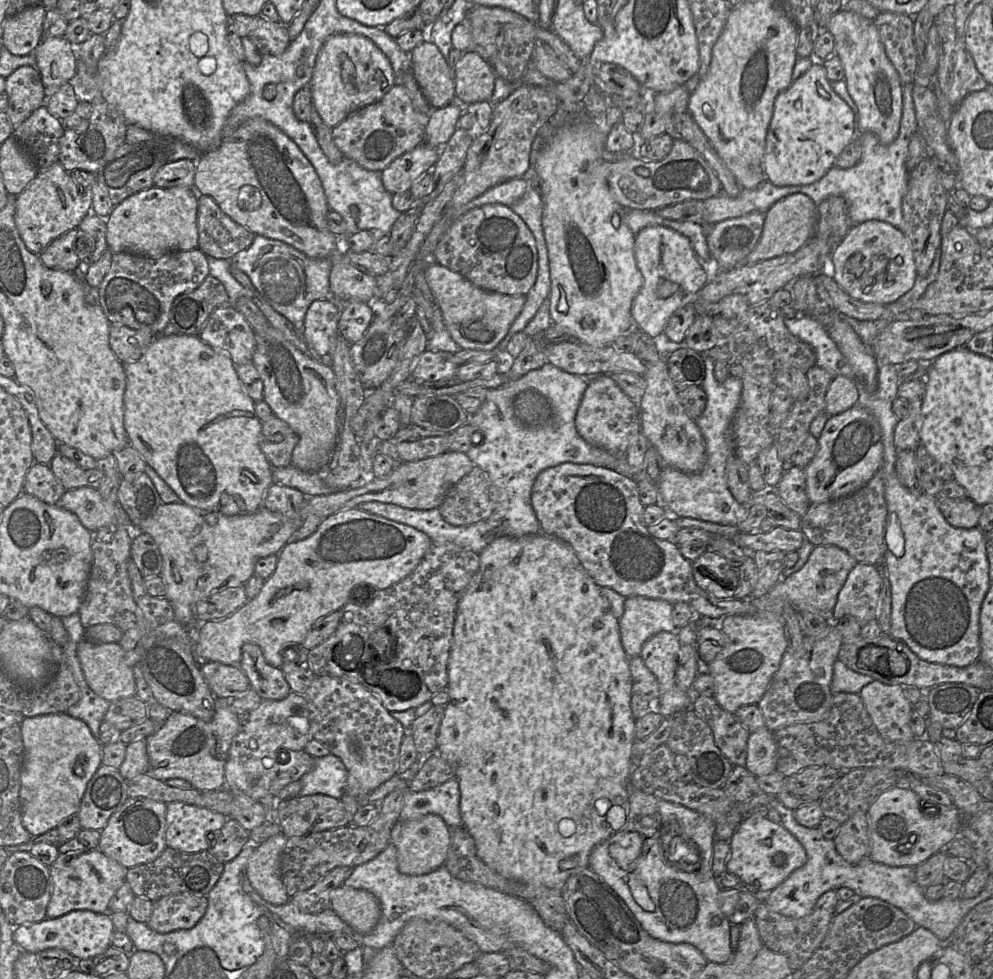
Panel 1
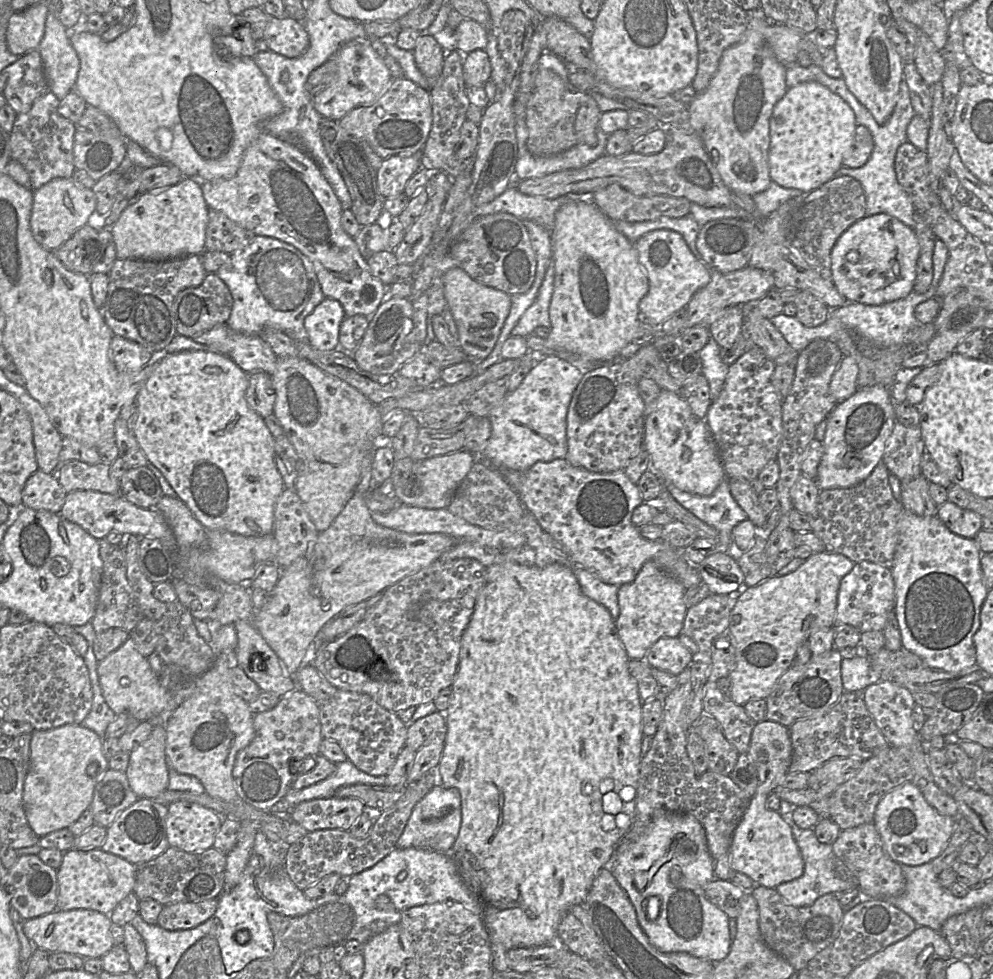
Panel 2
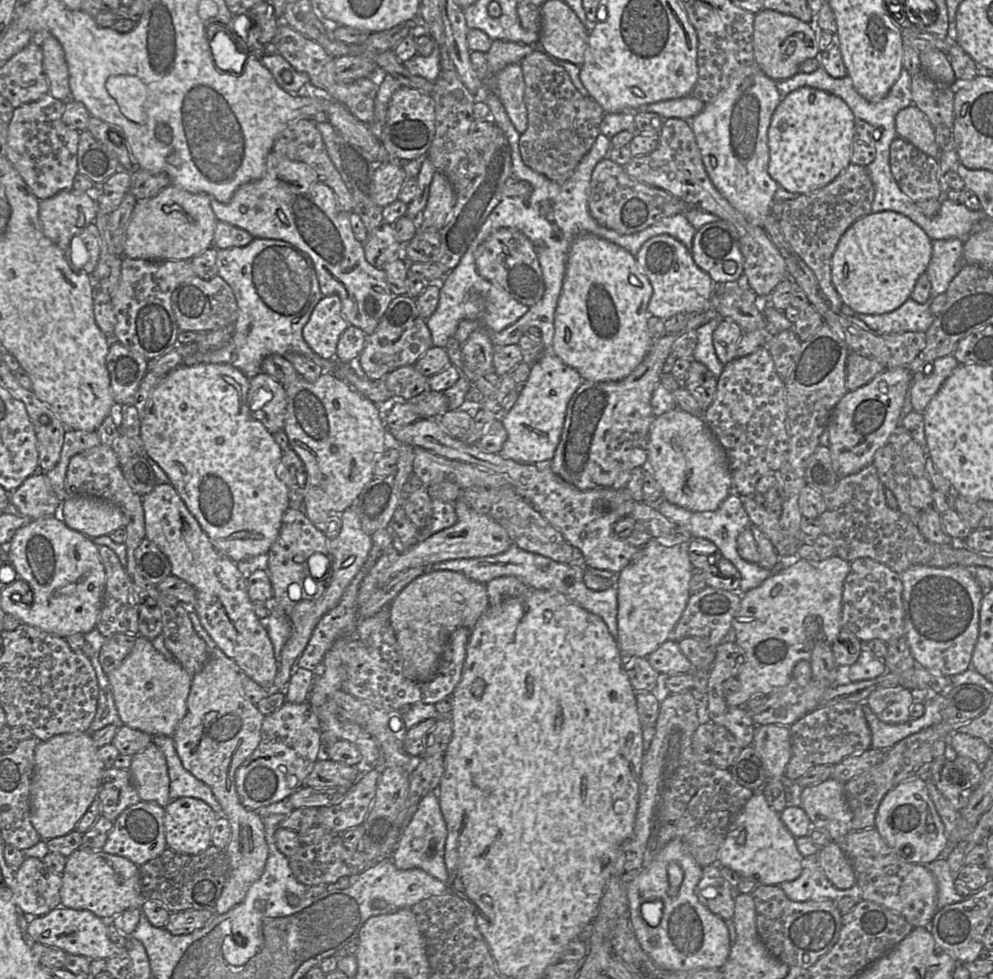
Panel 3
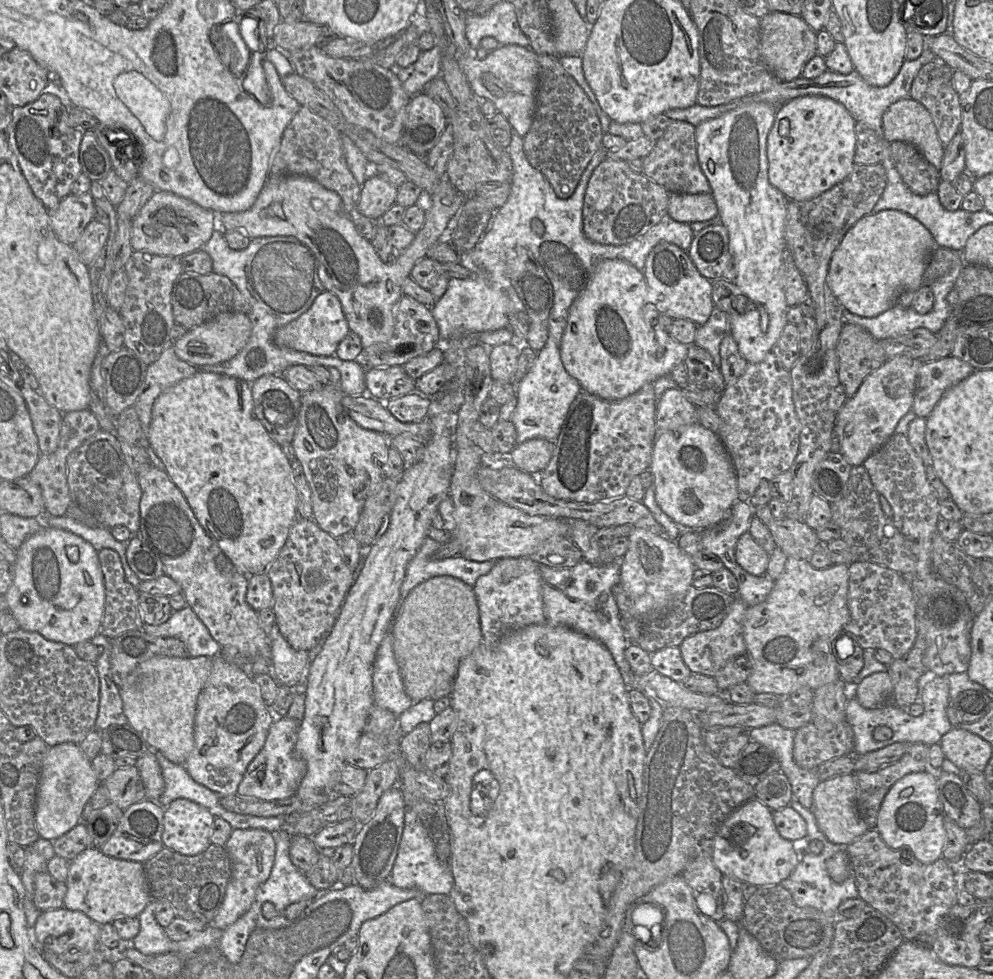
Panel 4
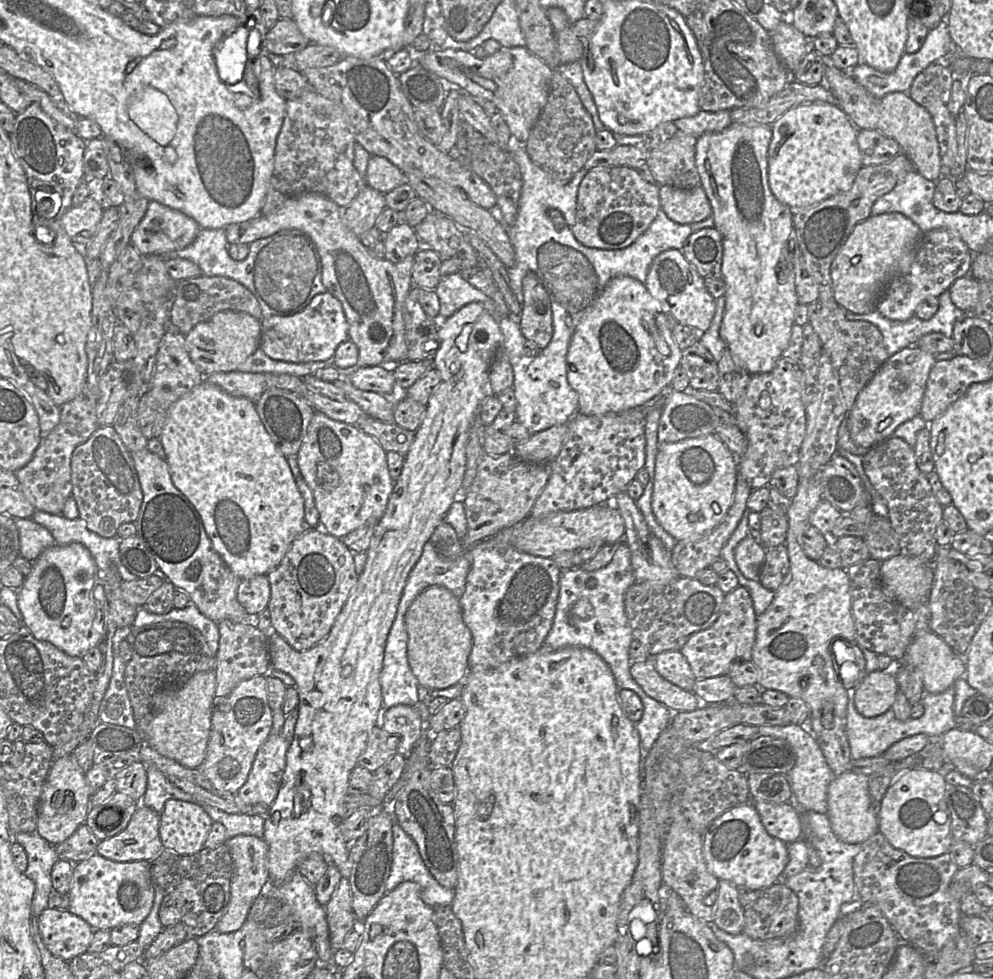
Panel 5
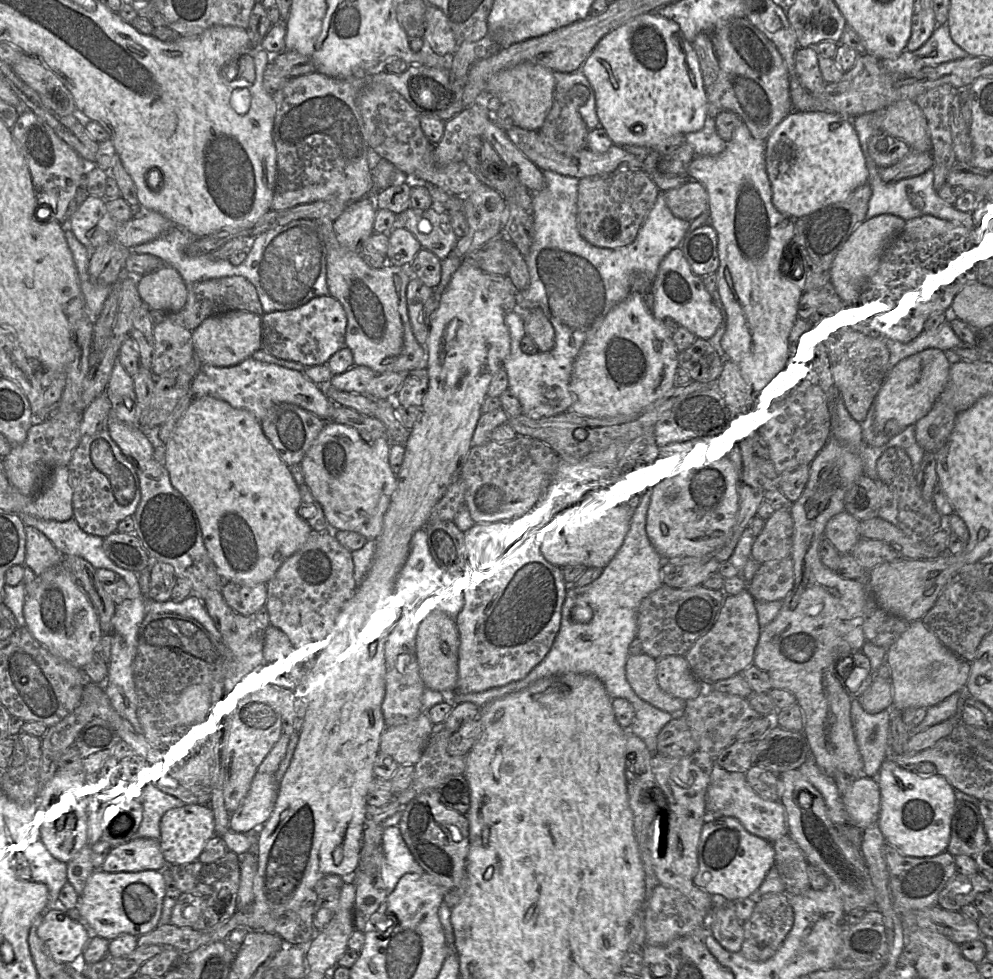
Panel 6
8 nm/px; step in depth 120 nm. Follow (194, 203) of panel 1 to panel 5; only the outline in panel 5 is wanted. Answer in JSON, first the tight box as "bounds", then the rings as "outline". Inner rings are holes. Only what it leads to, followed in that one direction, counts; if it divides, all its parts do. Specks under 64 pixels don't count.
{"bounds":[130,201,199,255],"outline":[[[149,201],[145,215],[131,234],[130,244],[141,255],[164,255],[189,246],[199,231],[199,225],[191,217]]]}

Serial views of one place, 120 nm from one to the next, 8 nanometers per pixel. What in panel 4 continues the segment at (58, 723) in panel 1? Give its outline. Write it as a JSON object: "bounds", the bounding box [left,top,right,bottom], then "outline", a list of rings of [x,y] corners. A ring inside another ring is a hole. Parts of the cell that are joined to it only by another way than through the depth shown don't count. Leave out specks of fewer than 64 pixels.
{"bounds":[35,742,99,840],"outline":[[[67,742],[49,747],[36,794],[35,823],[40,837],[54,840],[75,827],[82,820],[82,811],[99,785],[92,763],[79,744]]]}

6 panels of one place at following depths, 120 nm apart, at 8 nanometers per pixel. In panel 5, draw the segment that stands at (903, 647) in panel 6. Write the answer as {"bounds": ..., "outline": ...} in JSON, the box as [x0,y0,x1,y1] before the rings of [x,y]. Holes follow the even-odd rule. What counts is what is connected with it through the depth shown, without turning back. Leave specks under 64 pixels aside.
{"bounds":[898,631,966,694],"outline":[[[932,631],[915,634],[898,663],[919,669],[923,674],[924,690],[933,694],[953,687],[954,682],[966,673],[964,657]]]}

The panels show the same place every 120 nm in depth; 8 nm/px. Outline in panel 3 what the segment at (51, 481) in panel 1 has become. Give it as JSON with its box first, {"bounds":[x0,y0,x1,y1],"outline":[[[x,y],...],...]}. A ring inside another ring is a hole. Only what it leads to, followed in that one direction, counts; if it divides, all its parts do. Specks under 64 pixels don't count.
{"bounds":[9,471,62,519],"outline":[[[37,471],[9,494],[9,502],[18,513],[31,519],[59,514],[62,502],[46,473]]]}

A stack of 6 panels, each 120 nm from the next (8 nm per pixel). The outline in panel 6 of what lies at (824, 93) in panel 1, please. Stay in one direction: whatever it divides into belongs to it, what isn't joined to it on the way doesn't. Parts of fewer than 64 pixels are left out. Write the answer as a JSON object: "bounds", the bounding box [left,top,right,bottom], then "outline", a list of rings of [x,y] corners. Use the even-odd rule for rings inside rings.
{"bounds":[766,111,868,220],"outline":[[[792,111],[766,140],[766,171],[775,208],[795,220],[841,202],[868,182],[865,157],[852,118],[831,112]]]}

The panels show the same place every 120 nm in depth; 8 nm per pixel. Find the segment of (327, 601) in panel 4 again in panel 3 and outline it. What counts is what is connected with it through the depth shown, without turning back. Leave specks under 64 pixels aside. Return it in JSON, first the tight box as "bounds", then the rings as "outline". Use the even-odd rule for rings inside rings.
{"bounds":[266,507,331,616],"outline":[[[289,507],[283,514],[280,533],[270,547],[268,552],[268,562],[266,565],[266,570],[273,589],[273,597],[284,609],[287,616],[290,616],[292,609],[300,601],[292,600],[290,598],[288,590],[291,584],[298,584],[303,590],[302,599],[307,600],[320,597],[328,584],[329,578],[321,578],[326,582],[326,584],[323,585],[311,574],[308,560],[315,553],[322,553],[331,560],[327,537],[312,524],[303,509]],[[316,583],[318,583],[317,591]]]}

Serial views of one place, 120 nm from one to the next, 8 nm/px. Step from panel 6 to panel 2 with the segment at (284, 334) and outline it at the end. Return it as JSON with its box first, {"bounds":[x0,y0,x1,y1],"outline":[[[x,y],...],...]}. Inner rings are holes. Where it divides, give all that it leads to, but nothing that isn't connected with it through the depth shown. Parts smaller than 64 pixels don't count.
{"bounds":[304,297,345,351],"outline":[[[325,297],[304,320],[308,343],[319,351],[338,349],[340,325],[345,317],[341,304]]]}

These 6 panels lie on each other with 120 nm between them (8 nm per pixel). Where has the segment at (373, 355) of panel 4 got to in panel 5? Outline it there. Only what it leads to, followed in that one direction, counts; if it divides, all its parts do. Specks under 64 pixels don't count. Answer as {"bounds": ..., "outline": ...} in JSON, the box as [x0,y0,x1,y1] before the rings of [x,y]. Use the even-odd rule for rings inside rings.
{"bounds":[403,288,439,361],"outline":[[[416,288],[410,289],[403,306],[406,361],[432,360],[439,344],[438,320],[430,318],[422,309]]]}

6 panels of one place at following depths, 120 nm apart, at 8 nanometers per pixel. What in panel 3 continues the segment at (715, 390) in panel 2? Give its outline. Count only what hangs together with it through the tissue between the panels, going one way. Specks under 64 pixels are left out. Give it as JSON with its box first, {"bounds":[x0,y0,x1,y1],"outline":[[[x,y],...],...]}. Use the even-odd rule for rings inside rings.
{"bounds":[692,316,725,379],"outline":[[[717,316],[696,329],[697,345],[692,357],[693,360],[704,364],[717,379],[719,379],[725,367],[718,359],[713,344],[713,332],[720,320],[721,318]]]}

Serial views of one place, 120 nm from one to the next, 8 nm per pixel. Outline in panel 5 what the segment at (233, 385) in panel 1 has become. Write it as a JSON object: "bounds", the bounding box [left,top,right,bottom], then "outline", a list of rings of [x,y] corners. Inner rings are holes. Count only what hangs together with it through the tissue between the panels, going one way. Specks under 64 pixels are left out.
{"bounds":[158,379,308,580],"outline":[[[204,379],[202,383],[192,388],[169,406],[166,412],[165,423],[158,439],[161,441],[165,451],[166,463],[168,464],[174,486],[187,497],[198,511],[213,548],[231,571],[240,579],[244,580],[257,575],[268,575],[280,564],[292,542],[308,529],[304,519],[304,500],[297,487],[287,458],[278,450],[266,431],[257,413],[256,406],[251,400],[232,396],[219,386]]]}

